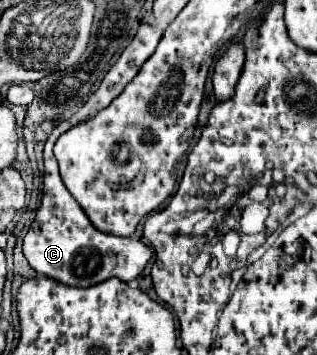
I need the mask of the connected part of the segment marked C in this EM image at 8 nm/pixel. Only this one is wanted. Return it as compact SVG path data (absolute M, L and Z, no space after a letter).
M45 157L43 162L43 201L33 227L23 239L23 253L29 265L37 273L73 287L91 287L111 277L125 283L139 277L151 259L151 249L135 237L117 237L95 229L63 185L57 165L45 165Z

